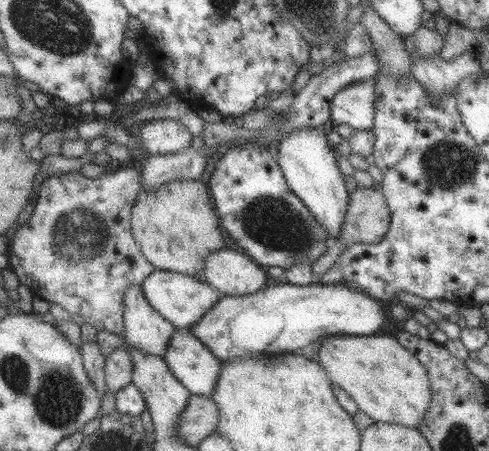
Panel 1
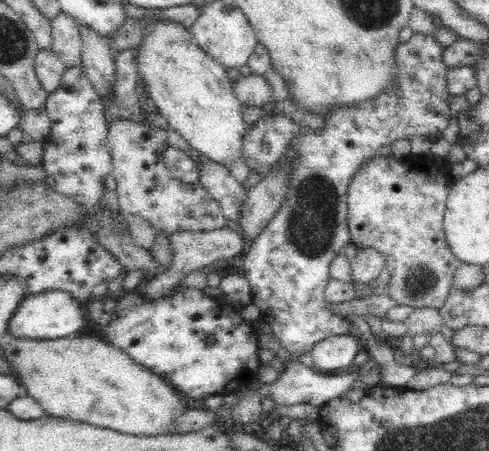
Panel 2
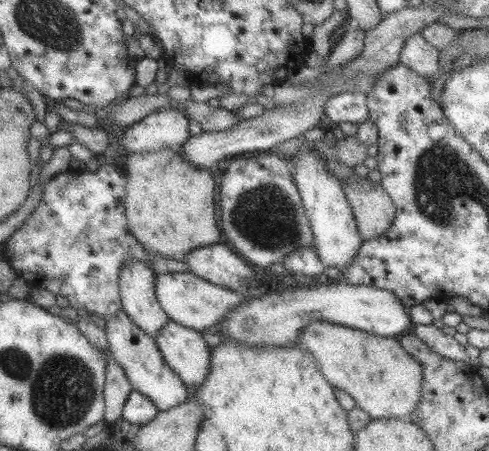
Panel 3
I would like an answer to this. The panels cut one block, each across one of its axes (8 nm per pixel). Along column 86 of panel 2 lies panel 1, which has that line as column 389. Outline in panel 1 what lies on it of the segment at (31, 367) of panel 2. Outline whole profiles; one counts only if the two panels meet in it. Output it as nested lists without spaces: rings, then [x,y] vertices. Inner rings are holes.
[[[331,336],[321,340],[321,344],[317,346],[319,354],[317,354],[317,362],[321,364],[321,368],[327,372],[329,380],[333,382],[333,386],[343,388],[349,398],[355,402],[357,412],[367,414],[373,422],[381,422],[381,424],[399,424],[405,428],[419,428],[425,412],[429,410],[431,404],[431,384],[429,384],[429,374],[425,370],[425,366],[413,356],[409,354],[403,346],[397,344],[395,338],[389,336]]]

